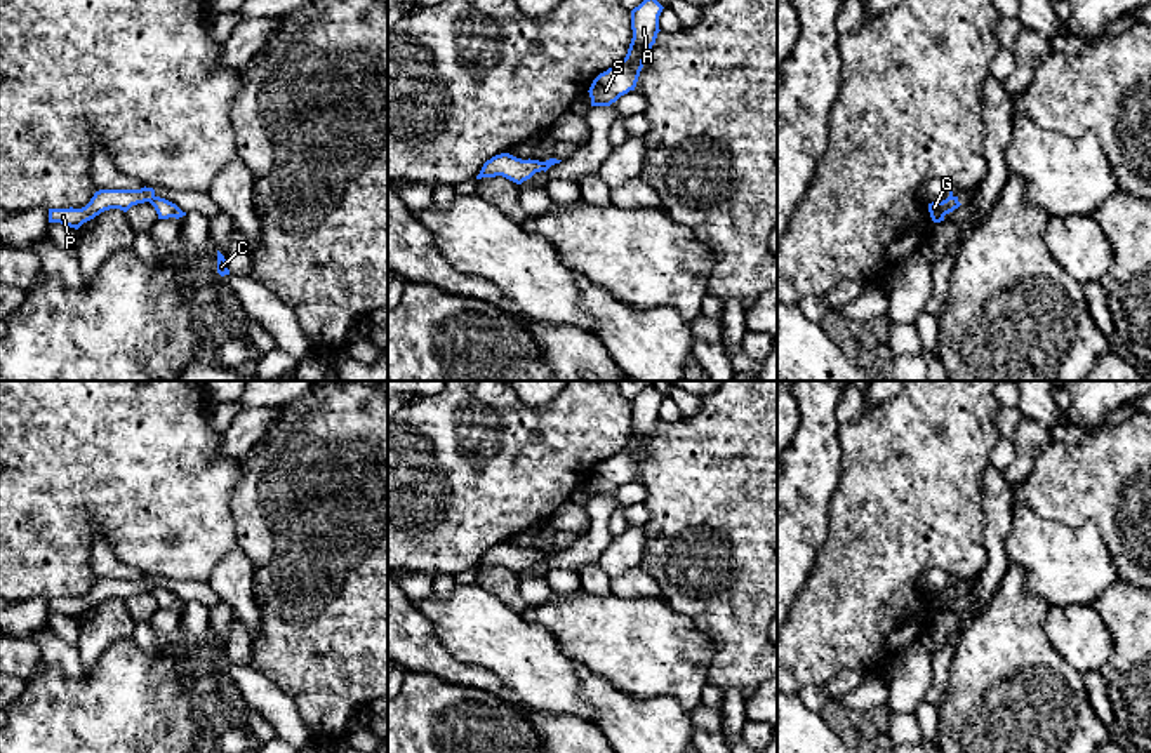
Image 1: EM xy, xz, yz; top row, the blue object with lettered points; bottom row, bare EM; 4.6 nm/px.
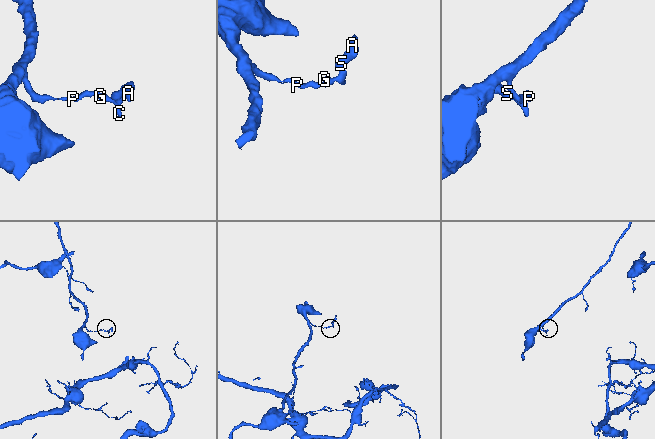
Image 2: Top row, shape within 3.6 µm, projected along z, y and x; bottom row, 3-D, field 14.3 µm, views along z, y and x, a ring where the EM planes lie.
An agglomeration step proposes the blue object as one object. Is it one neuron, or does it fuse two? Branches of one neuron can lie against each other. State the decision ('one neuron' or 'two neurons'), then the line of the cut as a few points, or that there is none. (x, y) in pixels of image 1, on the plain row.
two neurons; cut xy (153, 585), (150, 592)

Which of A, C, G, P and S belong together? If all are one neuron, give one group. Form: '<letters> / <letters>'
A C G S / P

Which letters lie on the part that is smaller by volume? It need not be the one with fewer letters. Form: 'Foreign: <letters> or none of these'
Foreign: A, C, G, S

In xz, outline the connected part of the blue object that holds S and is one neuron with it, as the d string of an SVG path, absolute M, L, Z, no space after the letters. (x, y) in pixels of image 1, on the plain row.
M649 386L631 400L633 428L628 443L593 470L588 480L591 496L610 496L621 485L635 480L643 450L649 447L657 423L661 421L659 405L662 398L664 396L654 386Z

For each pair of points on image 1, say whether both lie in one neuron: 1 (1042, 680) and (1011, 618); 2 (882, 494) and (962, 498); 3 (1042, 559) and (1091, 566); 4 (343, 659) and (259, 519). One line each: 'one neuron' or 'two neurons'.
1: one neuron
2: one neuron
3: one neuron
4: one neuron

